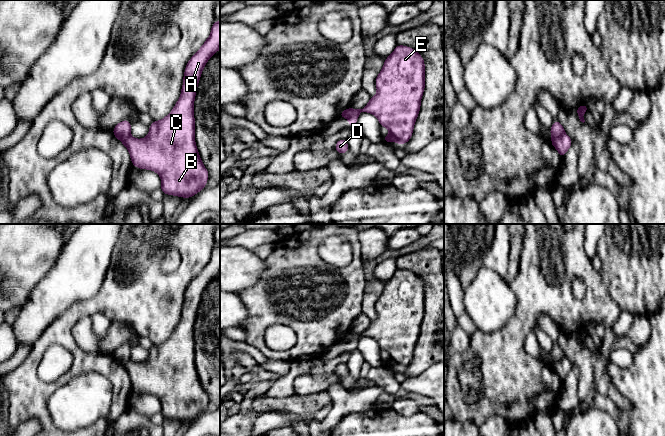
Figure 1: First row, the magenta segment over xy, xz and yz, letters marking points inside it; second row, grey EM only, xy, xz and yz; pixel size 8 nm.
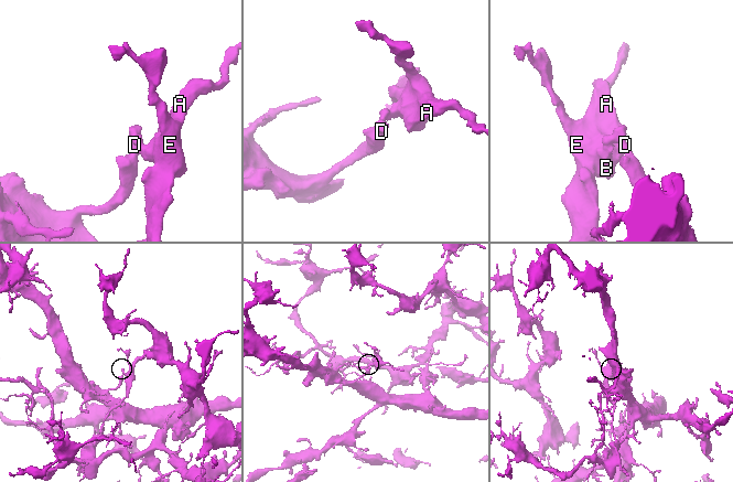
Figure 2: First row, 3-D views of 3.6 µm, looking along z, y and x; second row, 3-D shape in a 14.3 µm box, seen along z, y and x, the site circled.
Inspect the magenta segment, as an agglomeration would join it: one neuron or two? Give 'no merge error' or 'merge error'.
merge error

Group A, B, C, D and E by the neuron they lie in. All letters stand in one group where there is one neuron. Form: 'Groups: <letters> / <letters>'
Groups: A B C E / D

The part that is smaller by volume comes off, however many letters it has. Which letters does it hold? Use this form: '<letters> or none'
A, B, C, E

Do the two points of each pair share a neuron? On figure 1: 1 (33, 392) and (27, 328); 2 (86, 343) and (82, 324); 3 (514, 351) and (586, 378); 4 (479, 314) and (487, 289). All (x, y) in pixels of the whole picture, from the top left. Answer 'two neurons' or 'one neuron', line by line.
1: two neurons
2: one neuron
3: two neurons
4: one neuron

